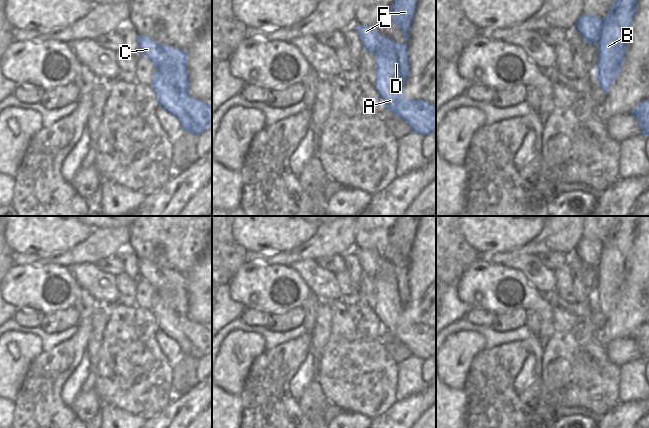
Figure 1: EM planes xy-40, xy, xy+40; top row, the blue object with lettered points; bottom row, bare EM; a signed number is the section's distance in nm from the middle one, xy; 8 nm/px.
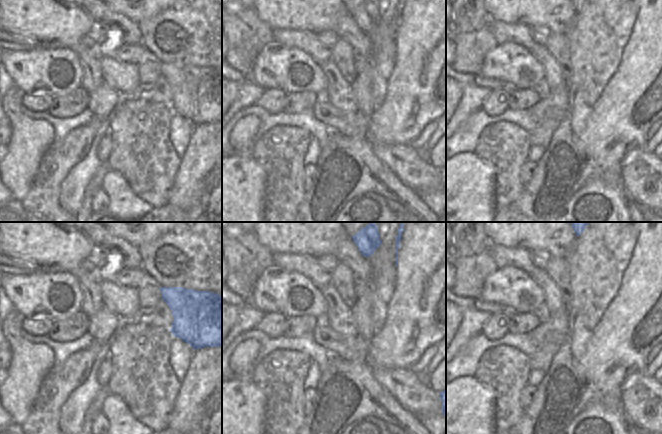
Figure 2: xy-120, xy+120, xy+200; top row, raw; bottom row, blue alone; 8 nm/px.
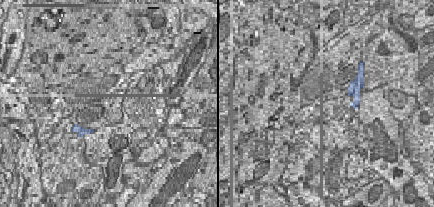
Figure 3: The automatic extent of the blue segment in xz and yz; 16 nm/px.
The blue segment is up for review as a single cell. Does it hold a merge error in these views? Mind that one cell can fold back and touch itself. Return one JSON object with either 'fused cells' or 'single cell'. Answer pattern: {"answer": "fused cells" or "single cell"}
{"answer": "fused cells"}

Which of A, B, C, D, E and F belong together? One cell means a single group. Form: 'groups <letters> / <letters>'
groups A C E / B D F

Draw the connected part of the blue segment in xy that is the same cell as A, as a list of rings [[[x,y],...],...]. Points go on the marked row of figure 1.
[[[387,71],[385,72],[385,80],[387,86],[382,93],[379,93],[383,107],[386,107],[393,115],[403,119],[408,115],[407,108],[404,107],[399,100],[403,82],[396,81]]]

